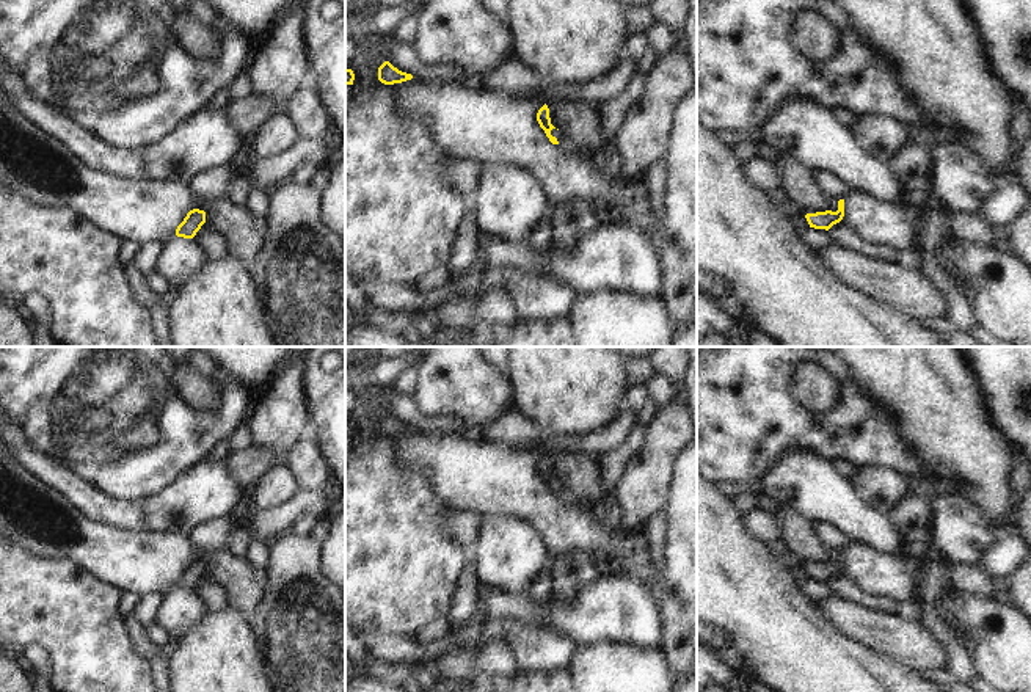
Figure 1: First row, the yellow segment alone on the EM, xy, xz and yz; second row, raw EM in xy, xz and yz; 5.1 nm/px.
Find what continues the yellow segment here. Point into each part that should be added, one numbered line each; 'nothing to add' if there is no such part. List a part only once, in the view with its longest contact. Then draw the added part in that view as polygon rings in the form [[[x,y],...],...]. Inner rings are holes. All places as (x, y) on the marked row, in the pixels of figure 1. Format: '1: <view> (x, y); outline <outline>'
1: yz (834, 189); outline [[[813,171],[813,176],[822,191],[822,195],[829,201],[829,210],[838,210],[838,201],[844,199],[847,193],[855,191],[854,187],[838,176],[827,173],[827,171]]]

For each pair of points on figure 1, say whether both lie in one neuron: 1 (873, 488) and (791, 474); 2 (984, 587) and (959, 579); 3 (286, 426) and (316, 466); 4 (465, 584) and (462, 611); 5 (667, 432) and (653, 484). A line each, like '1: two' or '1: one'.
1: two
2: one
3: two
4: one
5: one

